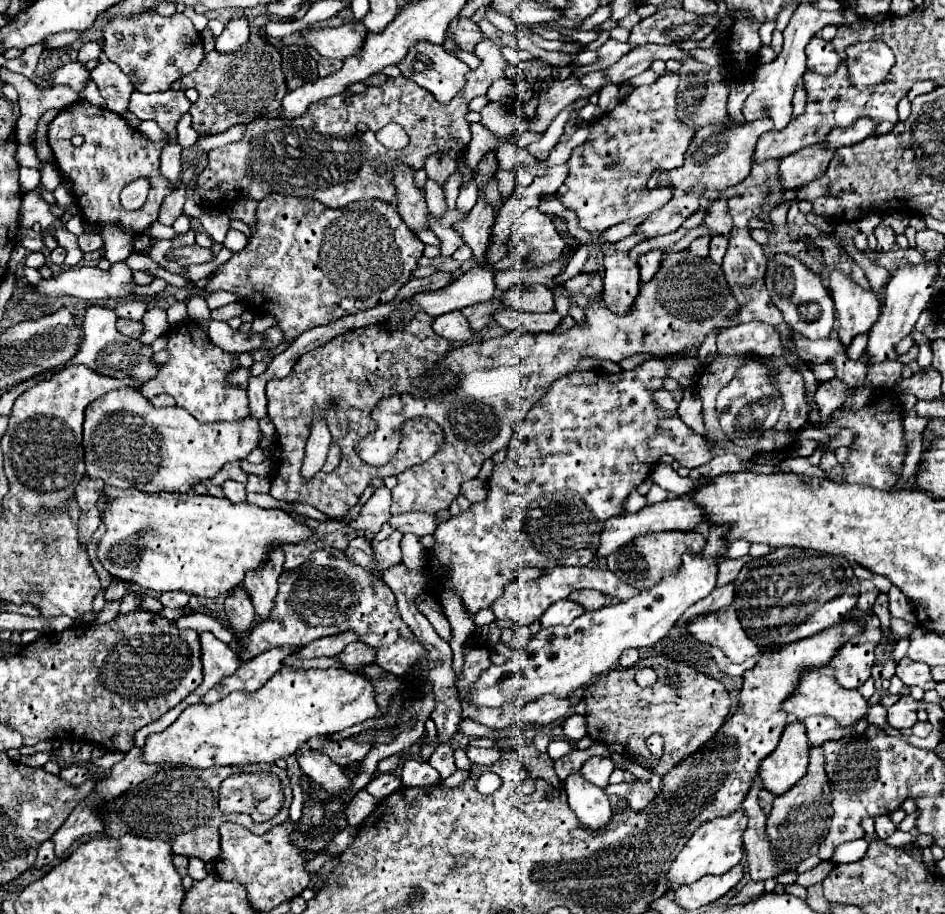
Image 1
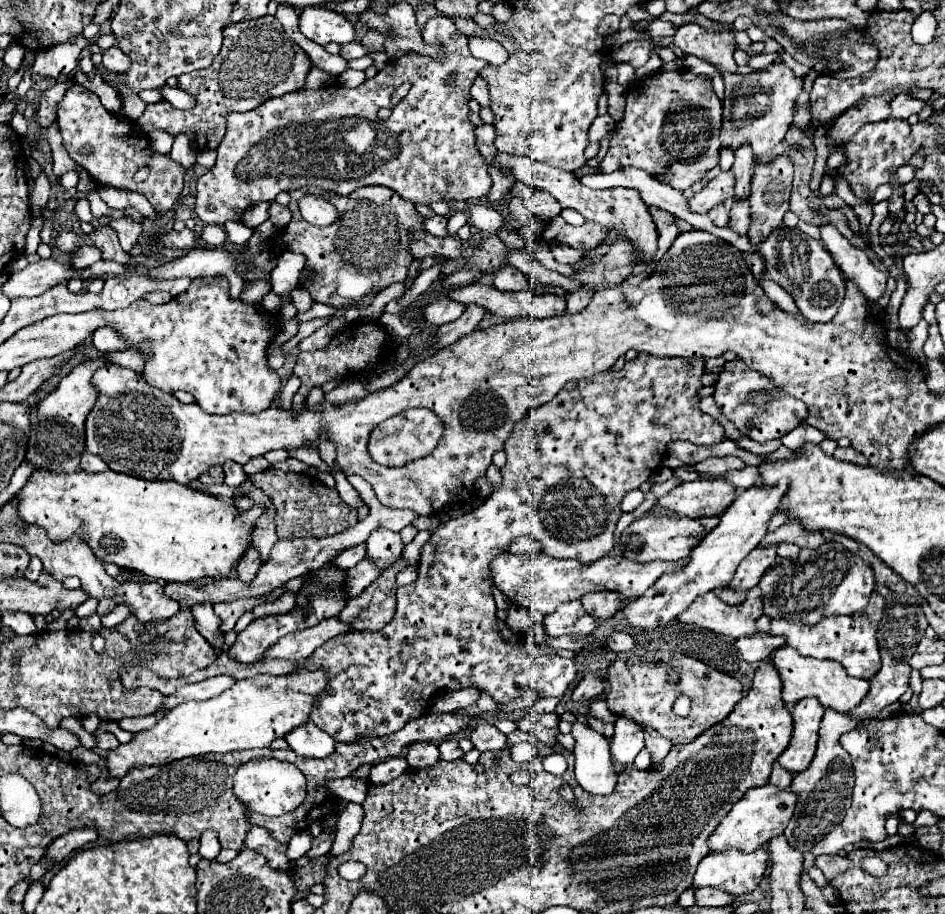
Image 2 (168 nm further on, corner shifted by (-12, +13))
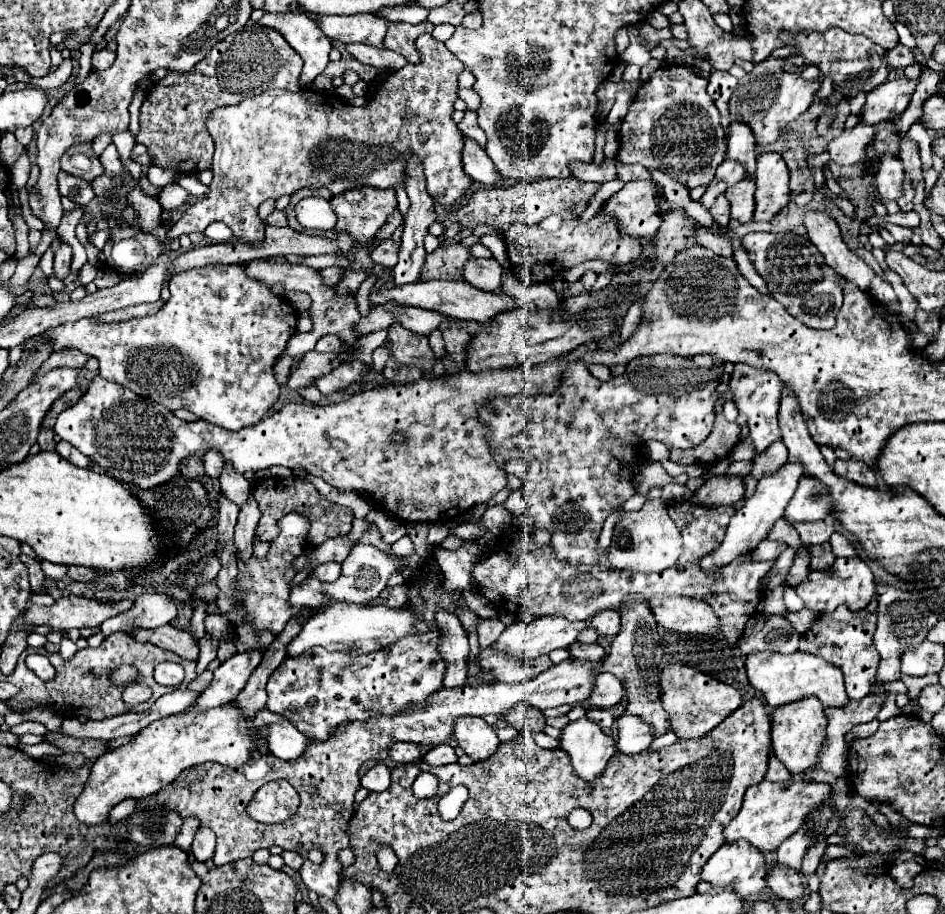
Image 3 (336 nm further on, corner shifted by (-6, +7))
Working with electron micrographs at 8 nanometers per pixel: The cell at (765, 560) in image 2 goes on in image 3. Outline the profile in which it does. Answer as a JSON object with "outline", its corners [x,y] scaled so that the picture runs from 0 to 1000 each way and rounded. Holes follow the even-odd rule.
{"outline":[[[808,590],[796,605],[796,612],[802,612],[802,614],[813,614],[813,612],[821,612],[825,607],[825,598],[830,601],[832,596],[823,594],[823,592],[815,592],[815,590]]]}

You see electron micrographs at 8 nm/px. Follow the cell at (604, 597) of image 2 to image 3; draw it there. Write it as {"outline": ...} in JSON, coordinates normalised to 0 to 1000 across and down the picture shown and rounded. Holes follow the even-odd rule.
{"outline":[[[643,666],[643,668],[635,668],[626,679],[624,684],[635,693],[635,695],[643,695],[643,697],[650,697],[656,693],[658,684],[656,684],[656,668],[652,666]]]}

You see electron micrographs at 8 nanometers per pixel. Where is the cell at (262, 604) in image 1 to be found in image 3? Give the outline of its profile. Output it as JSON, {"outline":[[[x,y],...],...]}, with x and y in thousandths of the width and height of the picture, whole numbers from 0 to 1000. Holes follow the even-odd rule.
{"outline":[[[237,507],[237,513],[235,513],[231,526],[233,526],[235,539],[237,539],[243,548],[248,548],[250,553],[258,553],[258,550],[260,550],[262,539],[265,539],[265,528],[260,526],[258,520],[250,518],[250,515],[243,511],[243,507]]]}

